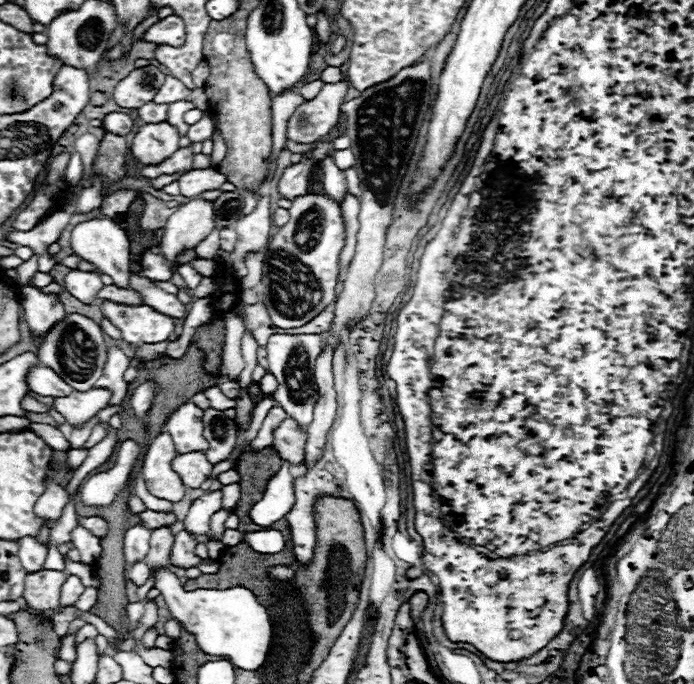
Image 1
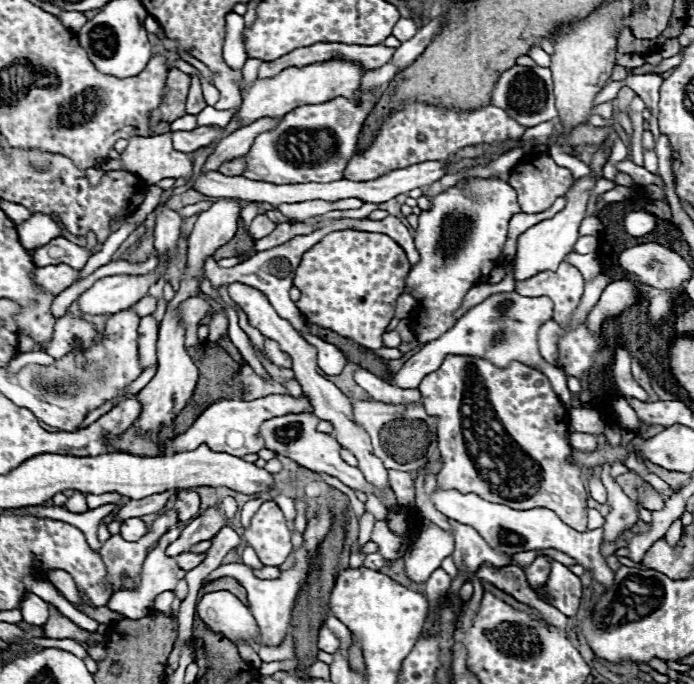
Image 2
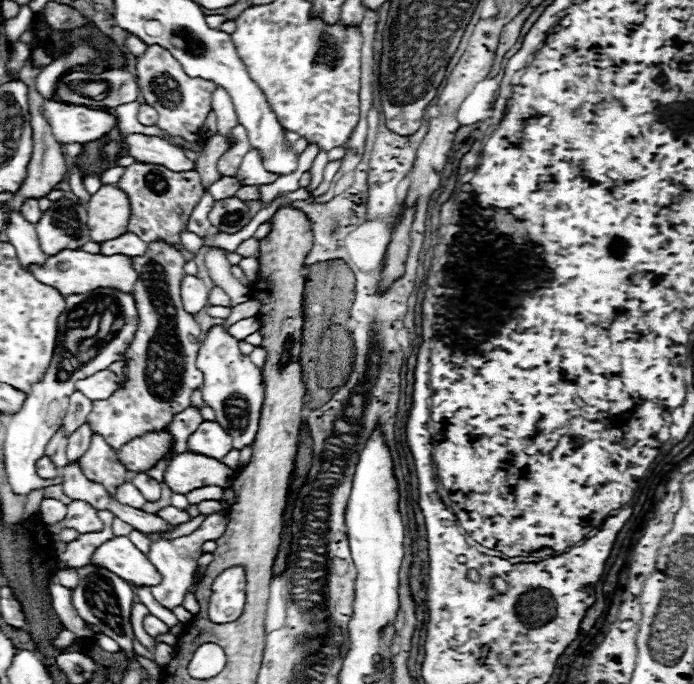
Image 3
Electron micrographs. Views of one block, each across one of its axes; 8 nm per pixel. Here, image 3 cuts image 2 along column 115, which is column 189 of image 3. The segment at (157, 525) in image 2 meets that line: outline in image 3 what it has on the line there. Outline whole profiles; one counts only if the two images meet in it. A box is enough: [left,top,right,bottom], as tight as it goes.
[148,512,228,610]

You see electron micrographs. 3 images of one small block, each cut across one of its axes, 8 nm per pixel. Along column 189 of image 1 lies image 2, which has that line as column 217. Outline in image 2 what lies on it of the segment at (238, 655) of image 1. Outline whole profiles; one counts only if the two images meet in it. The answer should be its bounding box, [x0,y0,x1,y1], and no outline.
[198,590,258,642]

